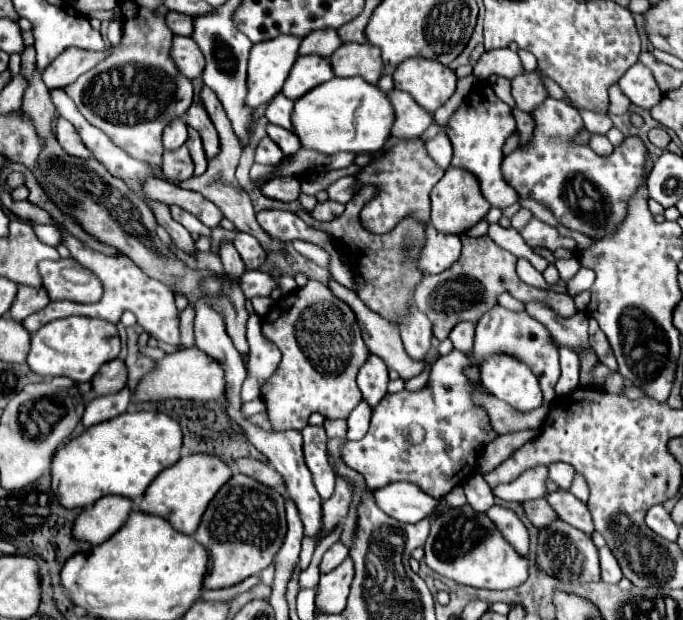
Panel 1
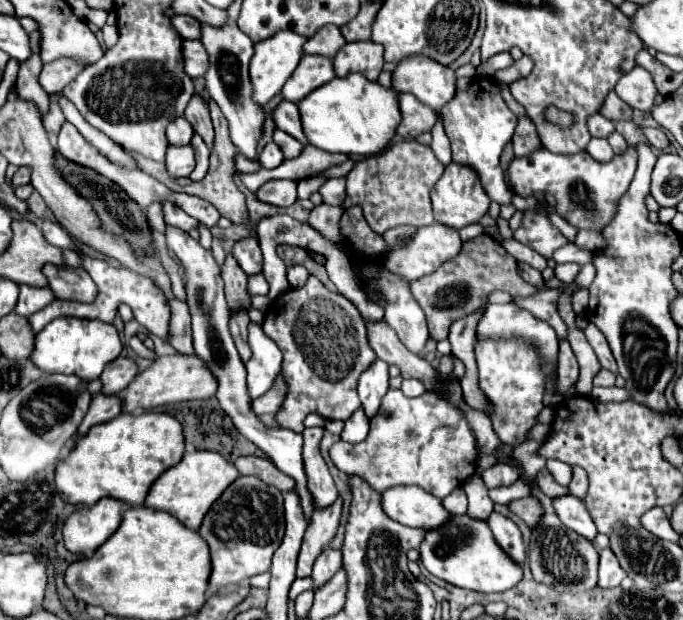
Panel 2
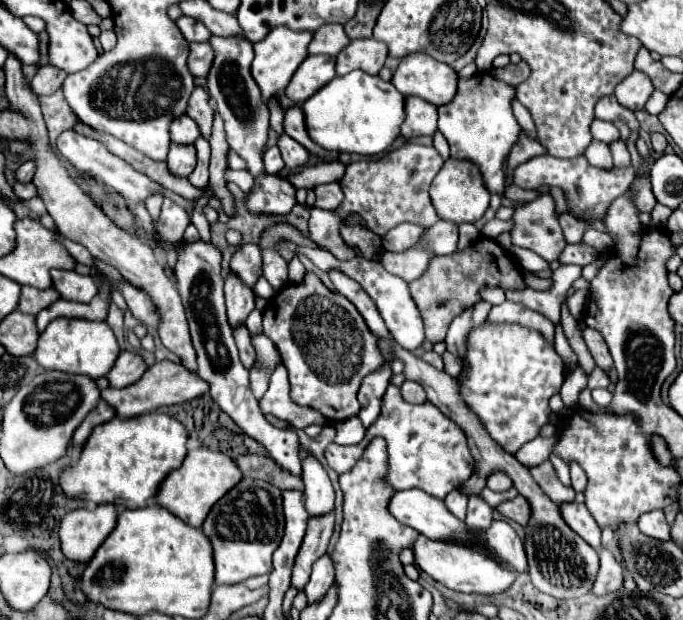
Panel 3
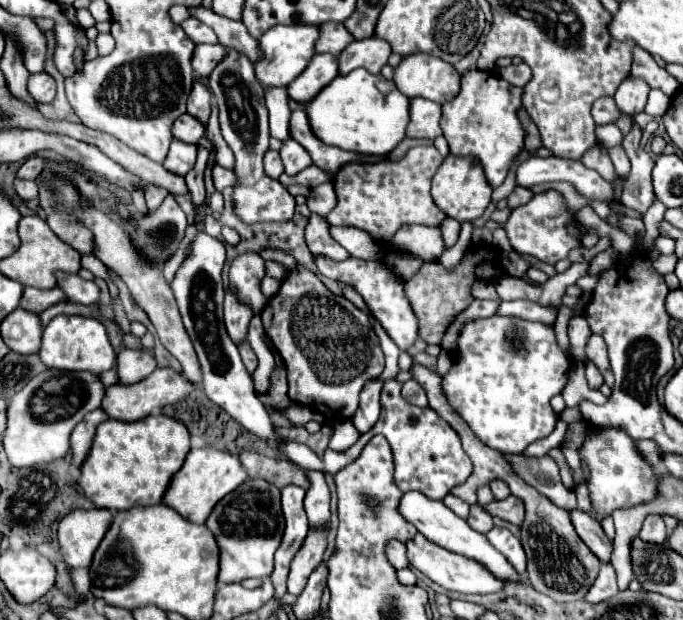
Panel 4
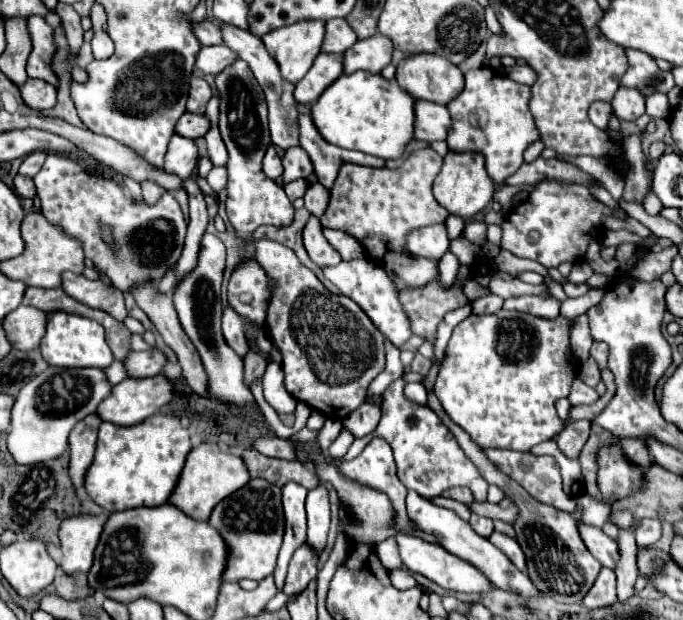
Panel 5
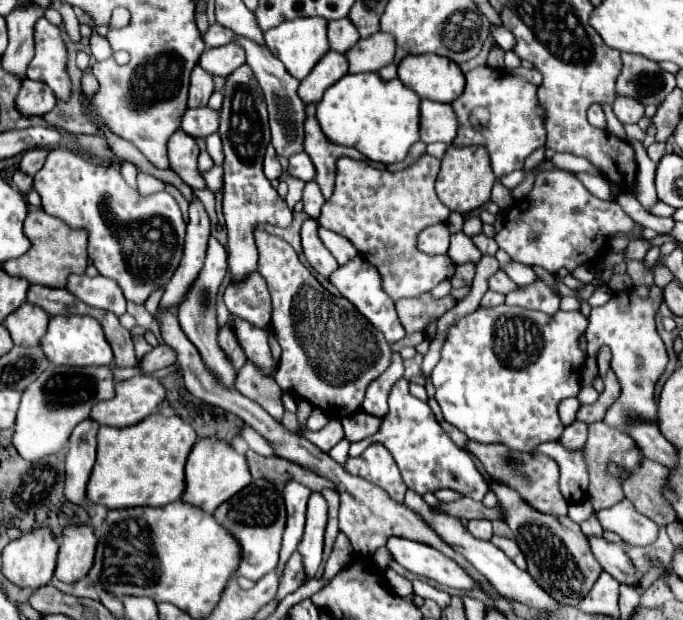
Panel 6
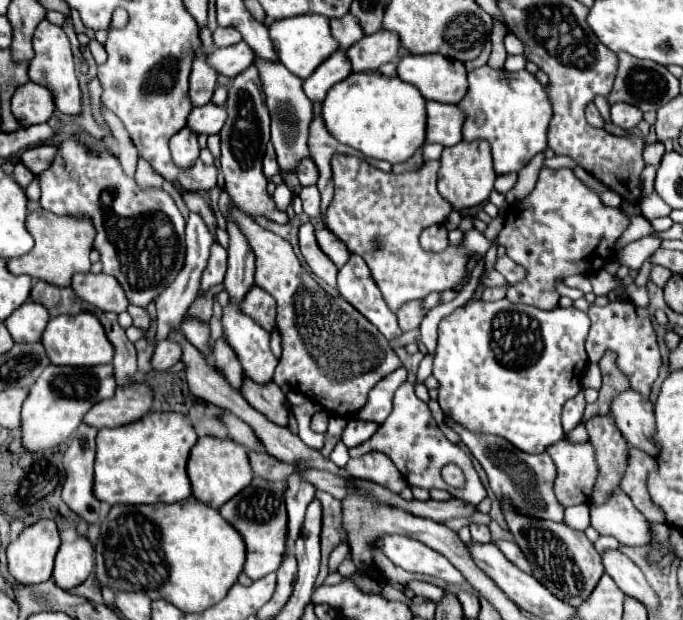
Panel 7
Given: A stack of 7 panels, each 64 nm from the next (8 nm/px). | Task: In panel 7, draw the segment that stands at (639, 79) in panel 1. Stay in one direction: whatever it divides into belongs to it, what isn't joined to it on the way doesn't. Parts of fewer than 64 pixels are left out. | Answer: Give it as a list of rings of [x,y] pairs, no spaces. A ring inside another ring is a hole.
[[[618,102],[610,108],[610,116],[612,116],[612,122],[624,130],[628,128],[634,128],[638,126],[638,122],[642,120],[642,110],[632,106],[632,104],[626,104],[626,102]]]

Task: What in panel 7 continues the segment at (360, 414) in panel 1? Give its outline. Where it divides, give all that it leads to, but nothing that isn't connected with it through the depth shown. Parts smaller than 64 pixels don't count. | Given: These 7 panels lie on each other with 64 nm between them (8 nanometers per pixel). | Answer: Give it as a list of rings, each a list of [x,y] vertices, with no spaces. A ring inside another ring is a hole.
[[[338,442],[336,448],[334,448],[332,454],[330,454],[330,460],[332,460],[336,466],[342,468],[342,466],[346,466],[348,458],[350,458],[350,456],[348,456],[348,448],[344,446],[344,442]]]

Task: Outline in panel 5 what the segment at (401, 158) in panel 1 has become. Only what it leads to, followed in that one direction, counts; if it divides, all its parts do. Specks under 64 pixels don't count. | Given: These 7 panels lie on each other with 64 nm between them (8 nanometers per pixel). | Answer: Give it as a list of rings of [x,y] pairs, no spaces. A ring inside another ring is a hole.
[[[430,146],[414,150],[400,168],[370,168],[360,164],[342,164],[338,178],[332,186],[332,200],[324,216],[320,218],[324,228],[338,228],[356,236],[370,258],[378,262],[388,276],[392,276],[398,290],[408,286],[424,286],[438,274],[438,262],[426,260],[404,248],[404,238],[410,230],[428,226],[432,222],[444,222],[448,212],[434,200],[428,188],[440,172],[442,156]]]

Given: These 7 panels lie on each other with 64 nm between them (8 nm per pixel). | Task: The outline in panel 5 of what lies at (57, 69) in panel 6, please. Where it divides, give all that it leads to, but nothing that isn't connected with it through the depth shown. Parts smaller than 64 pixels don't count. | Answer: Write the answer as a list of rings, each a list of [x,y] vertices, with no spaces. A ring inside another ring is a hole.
[[[28,16],[28,32],[32,38],[32,52],[28,58],[26,72],[30,78],[42,78],[56,86],[56,76],[50,68],[50,60],[54,54],[54,40],[52,40],[52,28],[44,22],[40,16]]]

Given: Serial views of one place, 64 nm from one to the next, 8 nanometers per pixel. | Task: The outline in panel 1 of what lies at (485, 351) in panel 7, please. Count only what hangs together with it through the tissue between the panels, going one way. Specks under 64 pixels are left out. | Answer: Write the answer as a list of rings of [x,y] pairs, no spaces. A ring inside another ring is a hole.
[[[496,354],[480,364],[480,372],[482,386],[510,406],[526,412],[542,404],[538,378],[520,360]]]

